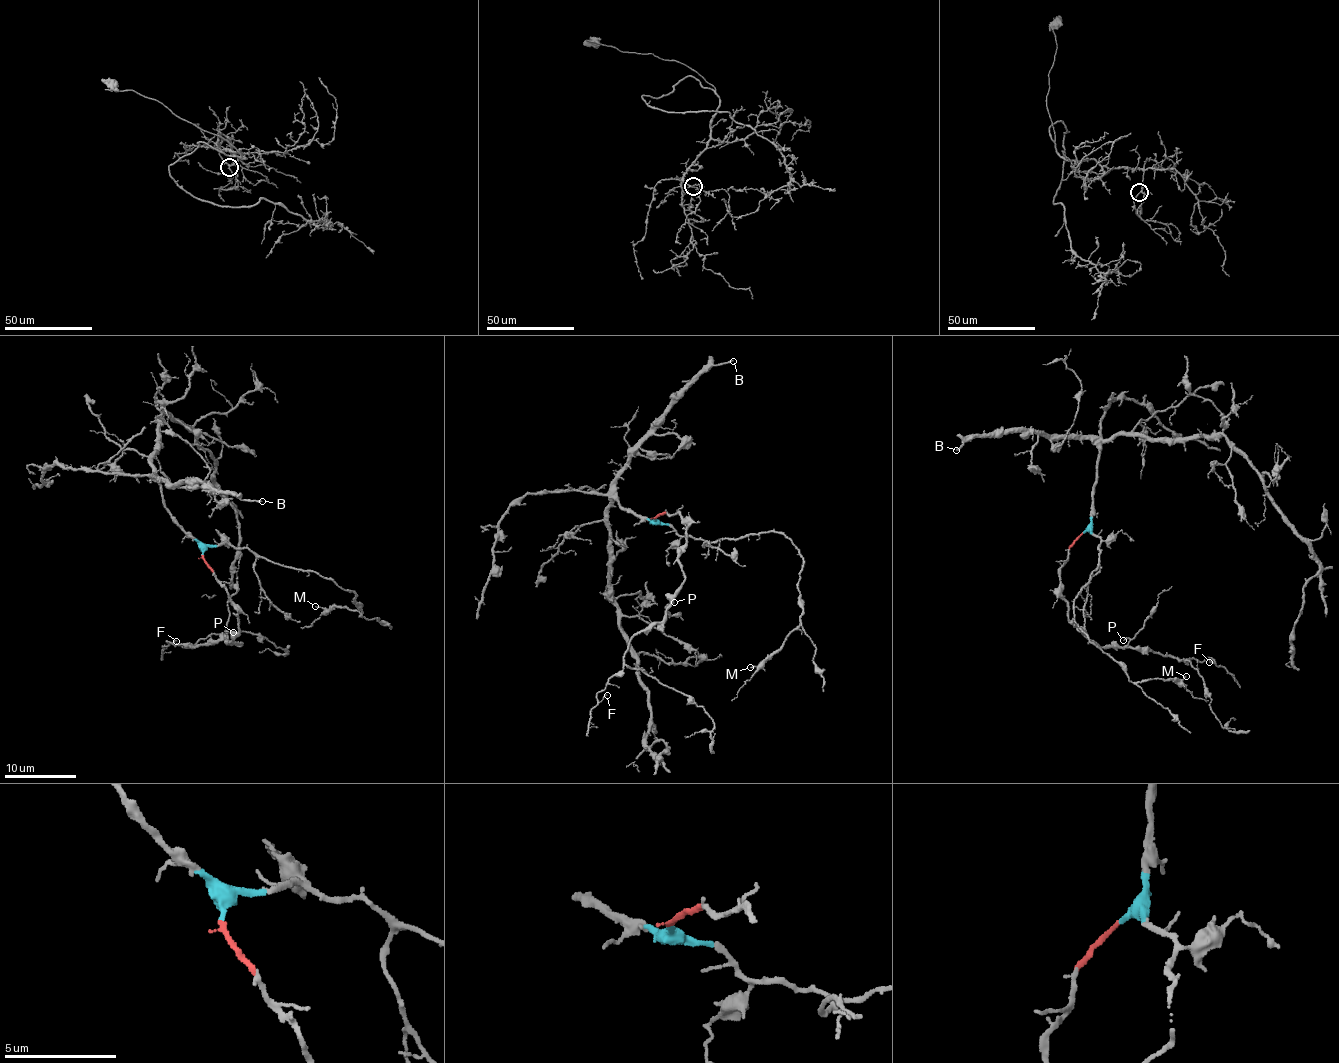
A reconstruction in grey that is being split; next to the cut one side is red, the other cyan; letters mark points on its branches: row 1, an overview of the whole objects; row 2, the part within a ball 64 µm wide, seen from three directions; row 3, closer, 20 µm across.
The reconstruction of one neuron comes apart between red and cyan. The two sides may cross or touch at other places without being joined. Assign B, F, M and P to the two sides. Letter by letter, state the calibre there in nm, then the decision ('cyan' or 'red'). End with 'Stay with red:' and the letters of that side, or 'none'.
B: 160 nm | cyan
F: 110 nm | red
M: 110 nm | cyan
P: 100 nm | red
Stay with red: F, P

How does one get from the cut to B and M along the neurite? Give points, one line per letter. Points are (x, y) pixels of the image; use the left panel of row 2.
B: (202, 556), (198, 543), (164, 505), (156, 479), (166, 486), (183, 480), (191, 485), (199, 482), (262, 502)
M: (202, 556), (208, 547), (231, 544), (275, 564), (315, 570), (355, 594), (362, 615), (345, 606), (314, 605)

